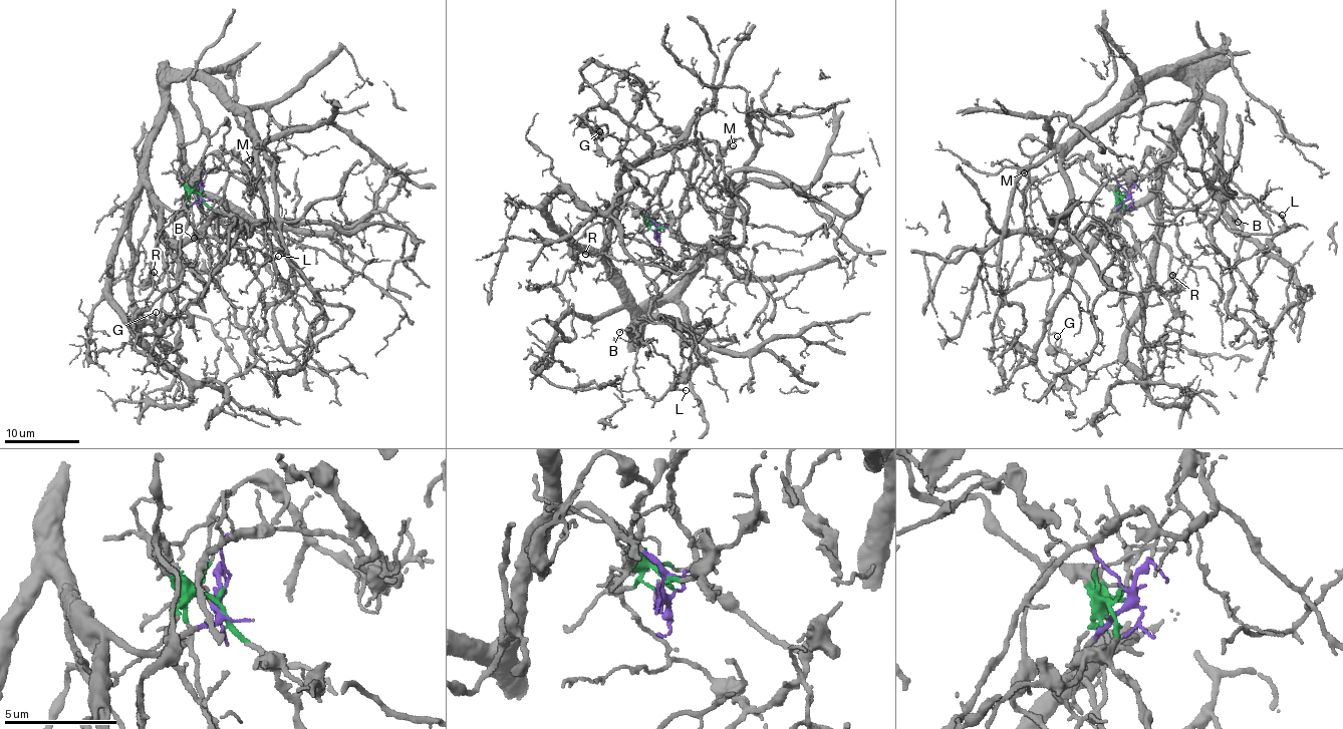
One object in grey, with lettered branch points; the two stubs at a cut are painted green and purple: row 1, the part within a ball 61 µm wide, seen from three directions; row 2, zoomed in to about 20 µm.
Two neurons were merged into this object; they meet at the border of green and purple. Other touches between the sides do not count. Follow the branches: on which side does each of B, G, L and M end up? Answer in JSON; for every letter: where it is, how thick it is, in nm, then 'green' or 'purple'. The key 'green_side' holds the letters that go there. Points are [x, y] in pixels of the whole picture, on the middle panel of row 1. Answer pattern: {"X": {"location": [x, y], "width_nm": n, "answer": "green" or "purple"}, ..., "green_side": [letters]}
{"B": {"location": [619, 332], "width_nm": 110, "answer": "purple"}, "G": {"location": [599, 131], "width_nm": 110, "answer": "green"}, "L": {"location": [686, 390], "width_nm": 110, "answer": "green"}, "M": {"location": [733, 145], "width_nm": 130, "answer": "green"}, "green_side": ["G", "L", "M"]}

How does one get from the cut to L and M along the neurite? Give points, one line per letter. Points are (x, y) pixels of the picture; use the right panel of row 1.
L: (1125, 194), (1119, 197), (1146, 150), (1191, 205), (1234, 231), (1277, 234), (1297, 226), (1288, 227), (1282, 214)
M: (1125, 194), (1051, 149), (1027, 154), (1019, 145), (1025, 136), (1078, 155), (1048, 176), (1029, 181), (1025, 173)

